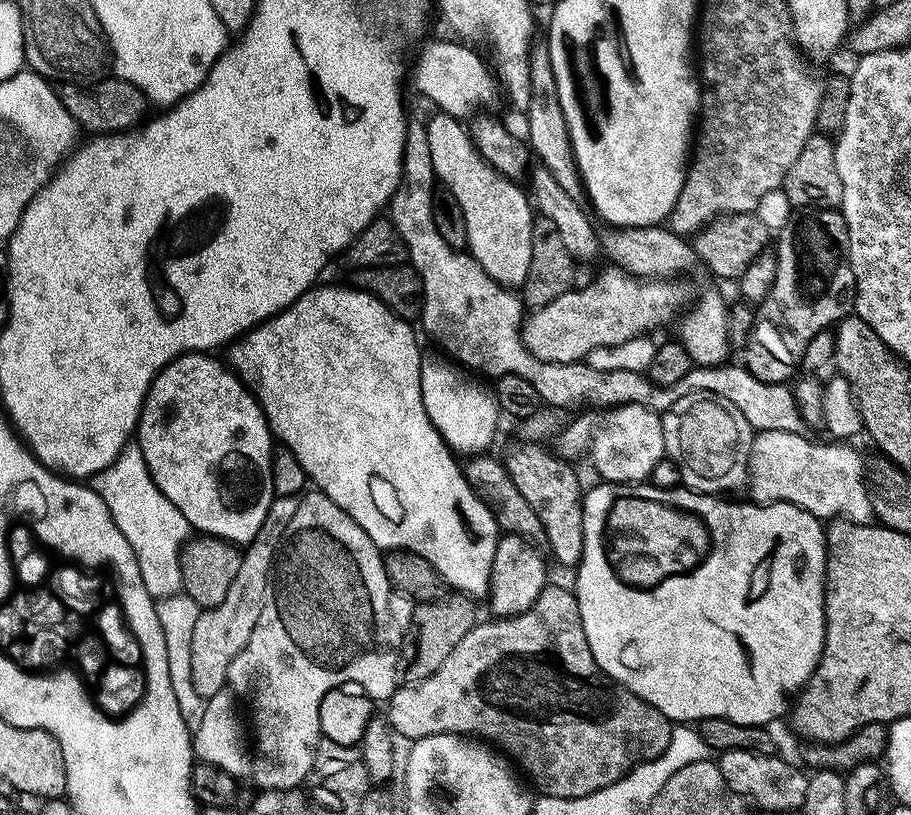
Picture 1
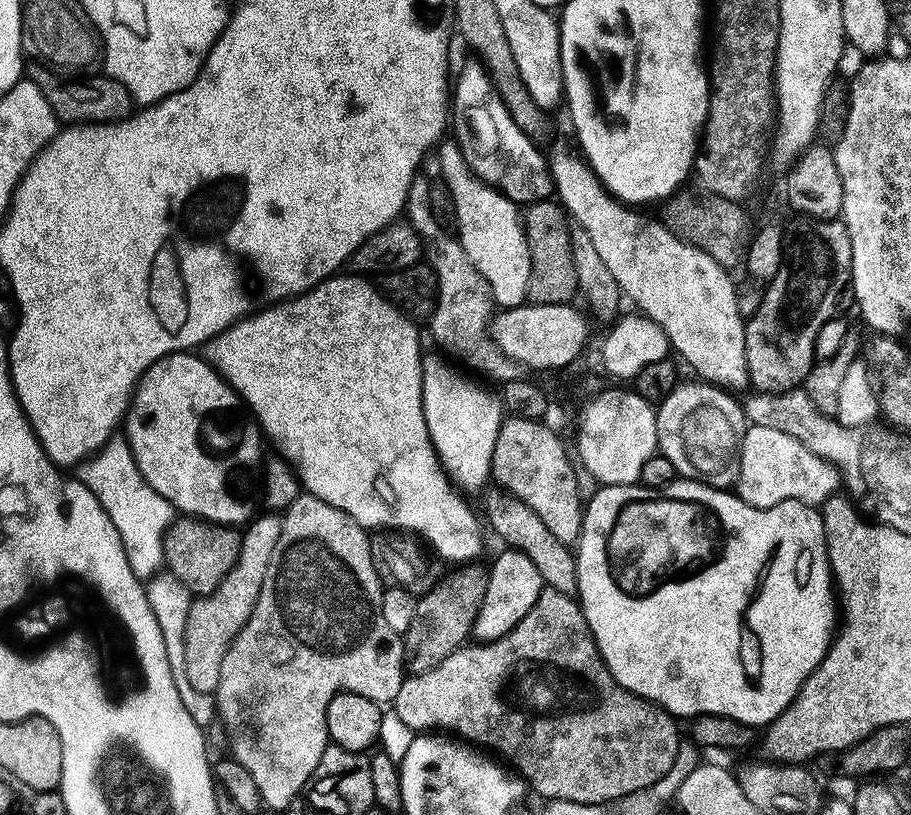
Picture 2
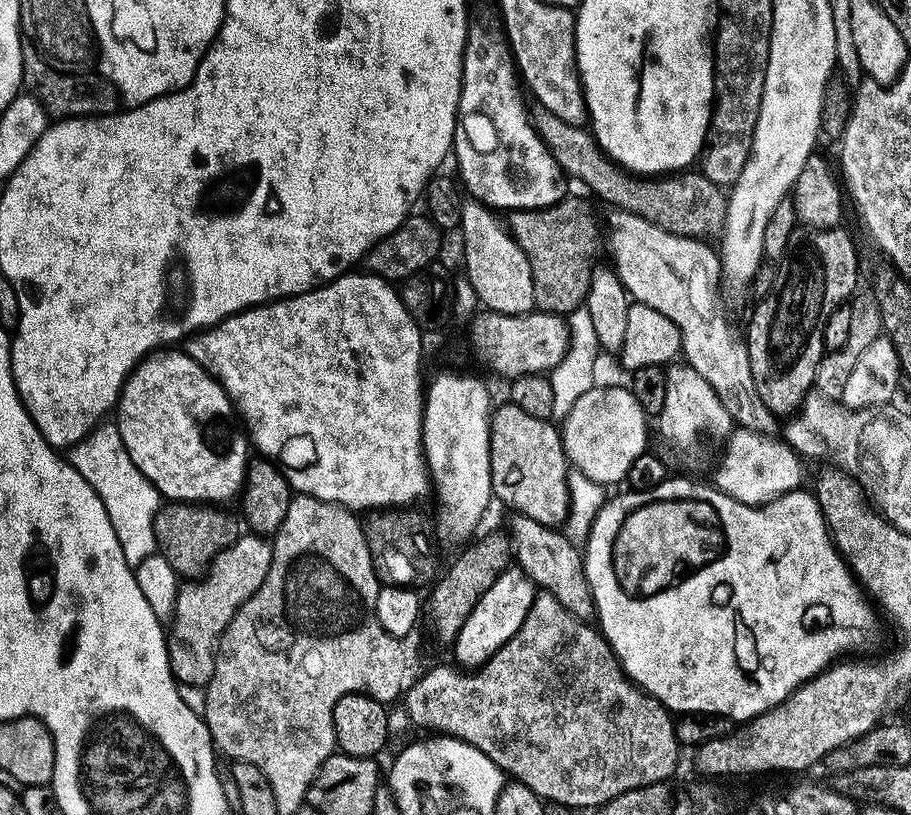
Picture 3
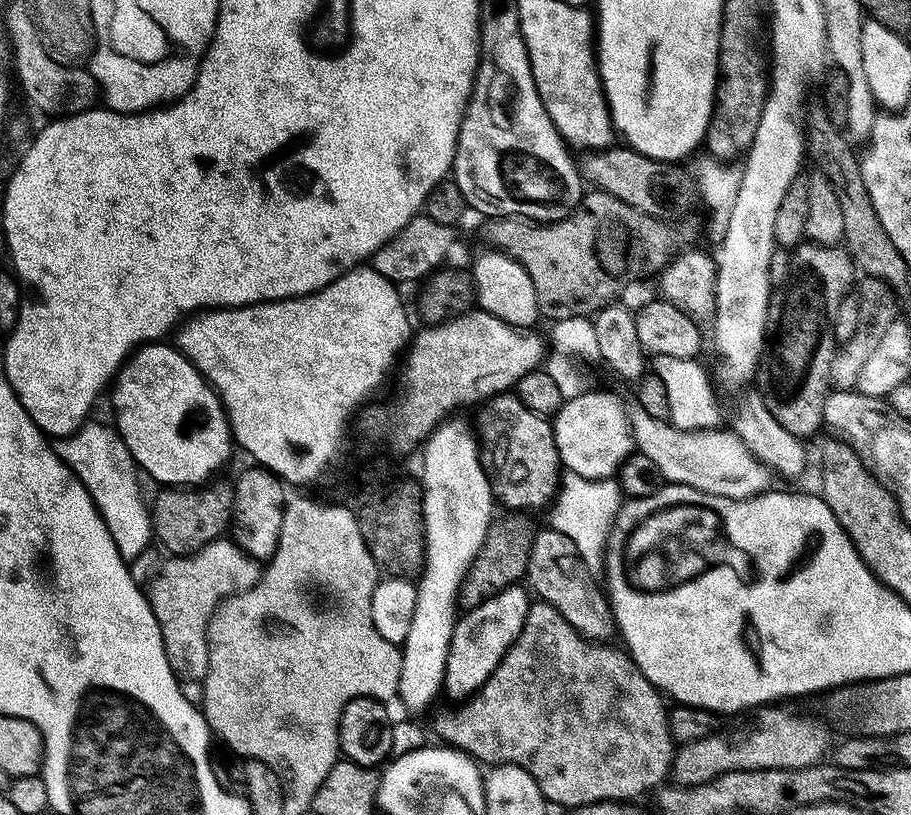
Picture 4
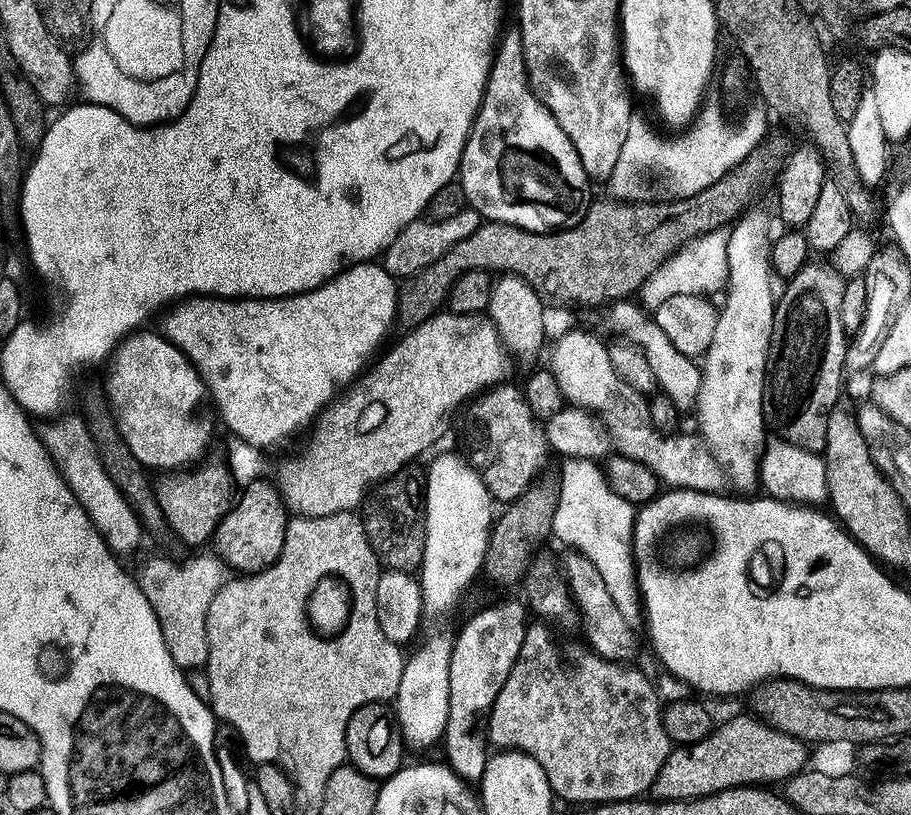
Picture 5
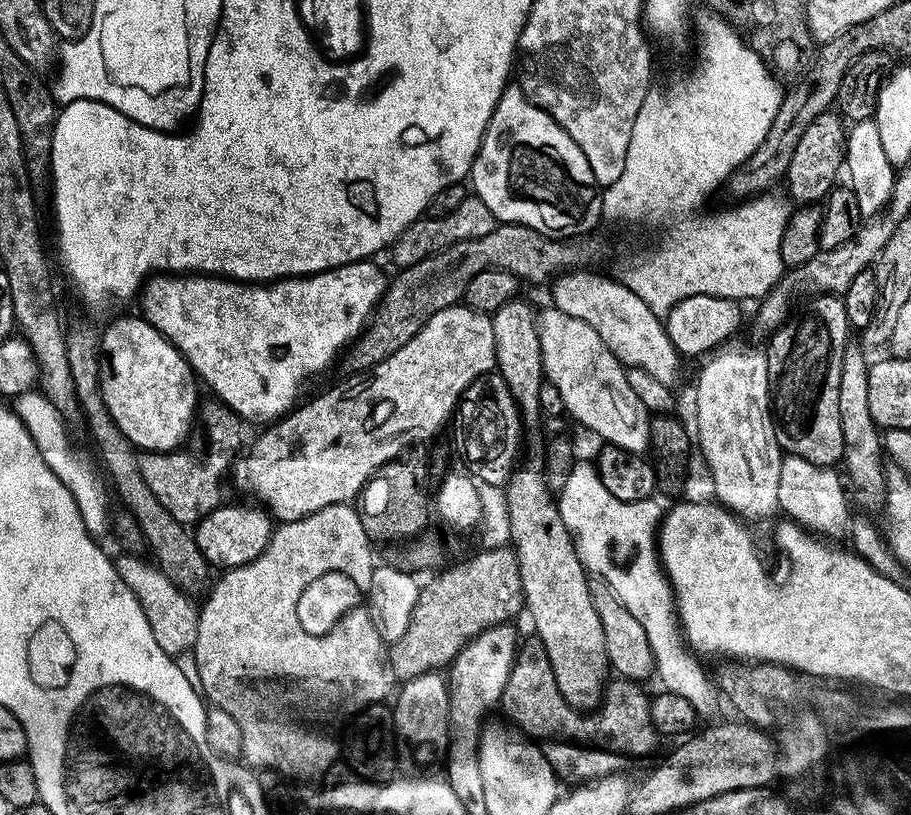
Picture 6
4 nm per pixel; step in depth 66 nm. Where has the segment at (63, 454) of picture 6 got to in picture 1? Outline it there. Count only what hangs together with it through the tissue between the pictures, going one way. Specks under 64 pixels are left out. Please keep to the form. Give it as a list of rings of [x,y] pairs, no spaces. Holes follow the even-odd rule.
[[[129,442],[123,450],[102,470],[91,477],[90,487],[106,502],[106,510],[110,510],[110,518],[122,530],[126,542],[130,542],[130,550],[134,550],[134,558],[138,558],[138,570],[142,570],[142,582],[153,598],[173,596],[184,587],[180,553],[190,539],[190,529],[186,518],[182,518],[182,510],[158,490],[150,470],[146,466],[146,458],[142,458],[139,444]]]

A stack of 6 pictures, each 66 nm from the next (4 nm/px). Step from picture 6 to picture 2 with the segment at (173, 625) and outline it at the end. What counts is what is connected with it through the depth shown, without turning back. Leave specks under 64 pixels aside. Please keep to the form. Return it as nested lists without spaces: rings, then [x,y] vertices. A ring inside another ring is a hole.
[[[276,514],[267,515],[257,515],[243,529],[238,562],[230,574],[222,578],[218,590],[192,601],[186,621],[184,644],[187,681],[194,690],[215,693],[218,678],[222,675],[222,658],[226,658],[226,650],[230,650],[242,626],[246,626],[258,602],[258,594],[262,594],[262,582],[266,582],[274,546],[278,546],[278,534],[282,534],[281,517]]]

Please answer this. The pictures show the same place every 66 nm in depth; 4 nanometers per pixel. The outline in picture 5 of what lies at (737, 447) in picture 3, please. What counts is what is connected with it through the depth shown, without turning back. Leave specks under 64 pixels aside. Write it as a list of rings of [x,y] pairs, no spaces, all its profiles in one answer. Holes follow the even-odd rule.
[[[588,332],[562,333],[552,348],[550,371],[558,382],[565,401],[569,405],[595,413],[599,423],[606,429],[615,451],[645,464],[661,485],[669,489],[689,488],[695,492],[725,491],[724,471],[699,435],[665,434],[652,425],[648,400],[626,386],[626,382],[622,382],[618,374],[614,374],[605,341],[600,341]]]

